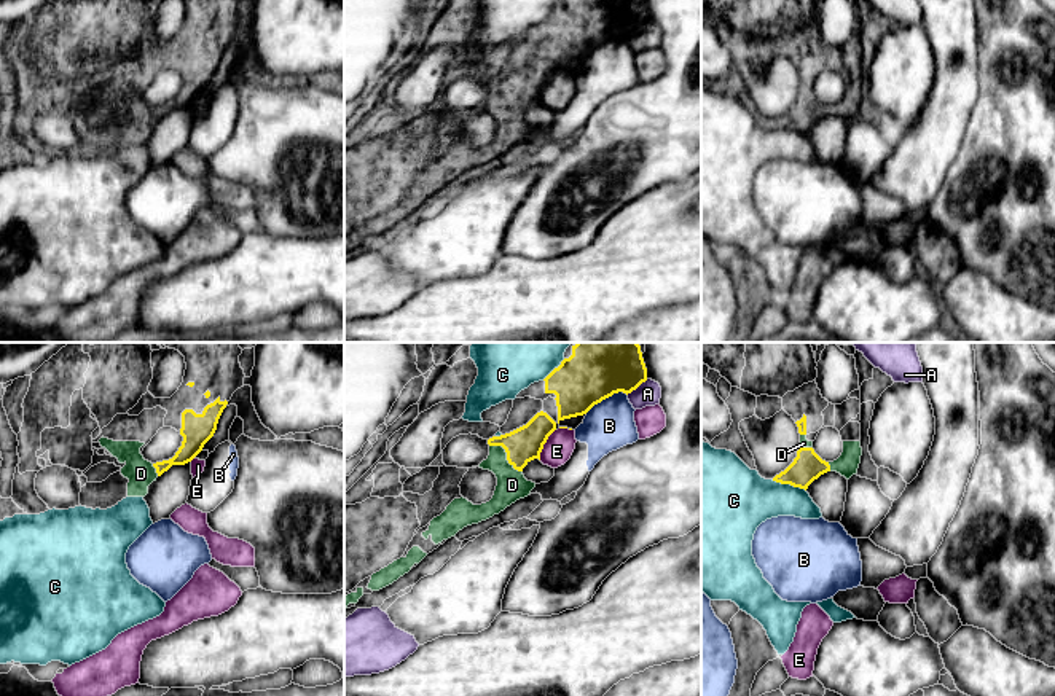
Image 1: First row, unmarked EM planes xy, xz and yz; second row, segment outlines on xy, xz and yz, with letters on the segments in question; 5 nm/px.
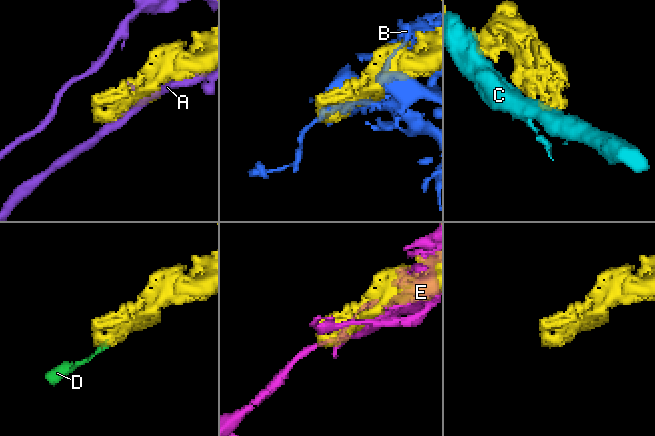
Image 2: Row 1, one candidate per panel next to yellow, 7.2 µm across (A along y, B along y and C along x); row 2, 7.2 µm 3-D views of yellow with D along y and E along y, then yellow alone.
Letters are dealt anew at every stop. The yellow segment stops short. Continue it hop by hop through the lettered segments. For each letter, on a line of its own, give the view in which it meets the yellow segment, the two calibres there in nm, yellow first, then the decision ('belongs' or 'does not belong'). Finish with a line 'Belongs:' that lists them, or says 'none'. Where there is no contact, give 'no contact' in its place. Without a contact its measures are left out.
A: meets yellow in xz; 240 nm thick on the yellow side, 120 nm on the other; does not belong
B: meets yellow in xz; 280 nm thick on the yellow side, 260 nm on the other; does not belong
C: meets yellow in yz; 150 nm thick on the yellow side, 300 nm on the other; does not belong
D: meets yellow in xz; 180 nm thick on the yellow side, 150 nm on the other; belongs
E: meets yellow in xz; 180 nm thick on the yellow side, 150 nm on the other; does not belong
Belongs: D

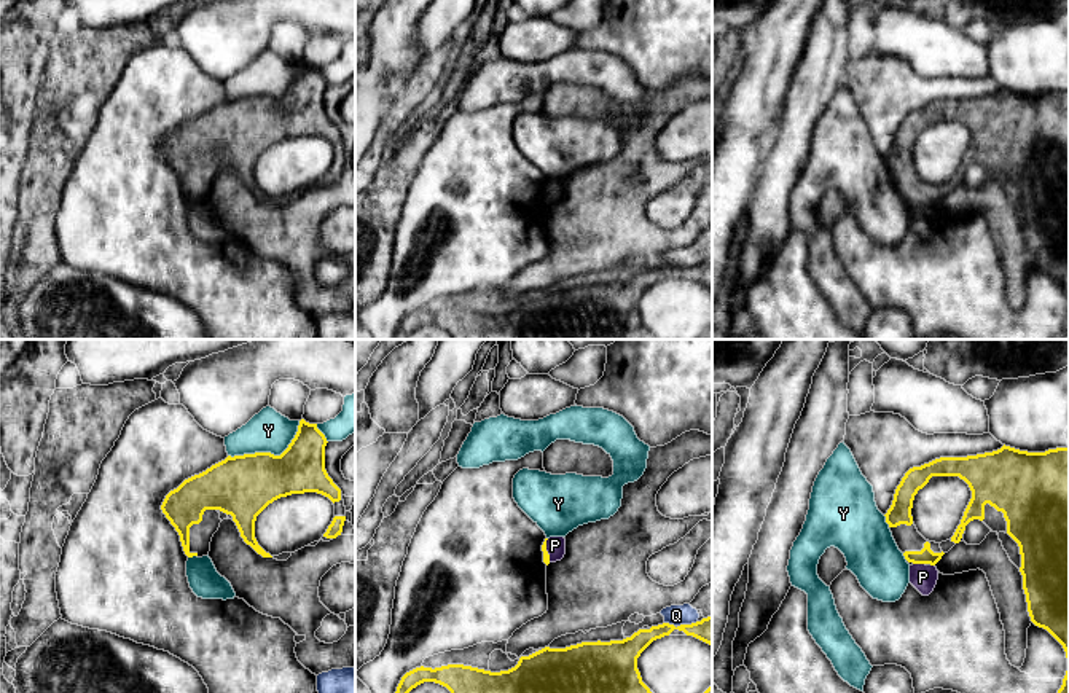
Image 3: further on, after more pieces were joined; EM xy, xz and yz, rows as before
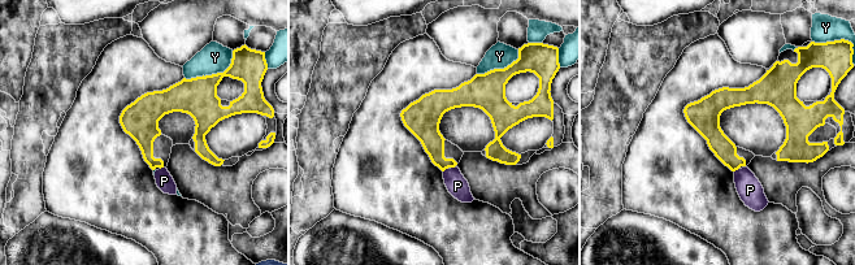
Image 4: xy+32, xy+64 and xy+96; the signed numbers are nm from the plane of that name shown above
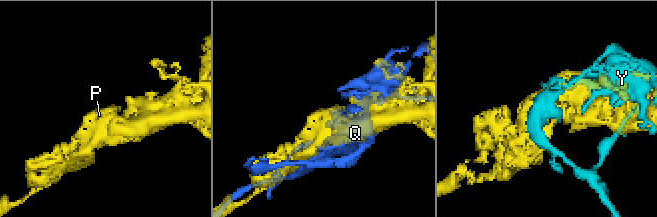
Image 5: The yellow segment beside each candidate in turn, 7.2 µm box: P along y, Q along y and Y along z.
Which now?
P: meets yellow in yz; 80 nm thick on the yellow side, 130 nm on the other; does not belong
Q: meets yellow in xz; 140 nm thick on the yellow side, 100 nm on the other; does not belong
Y: meets yellow in xy; 320 nm thick on the yellow side, 200 nm on the other; does not belong
Belongs: none

